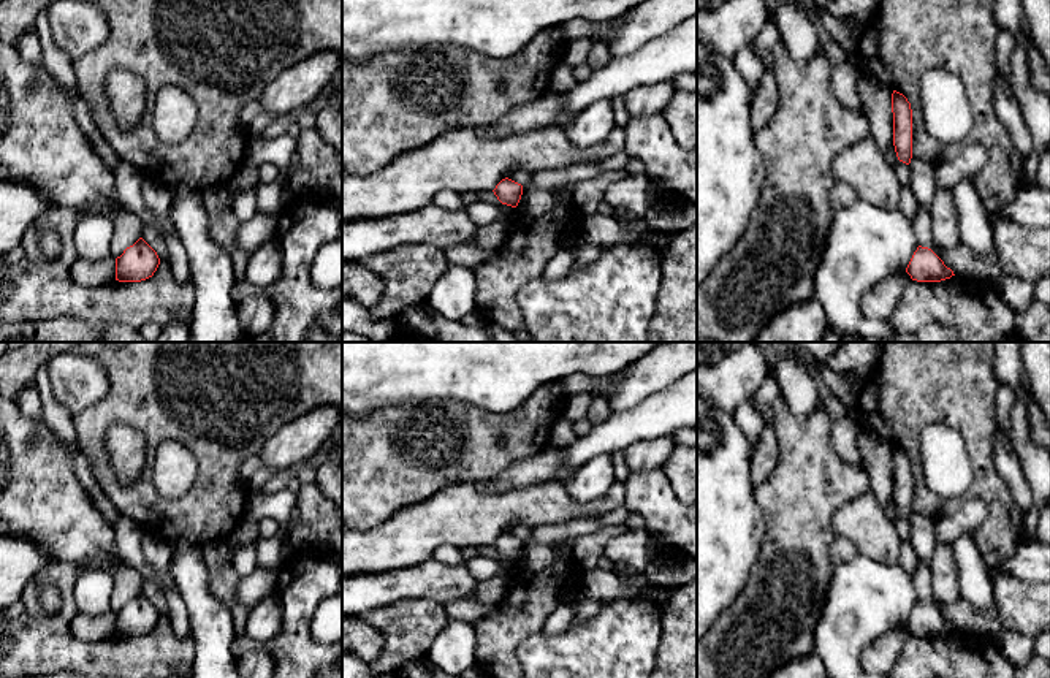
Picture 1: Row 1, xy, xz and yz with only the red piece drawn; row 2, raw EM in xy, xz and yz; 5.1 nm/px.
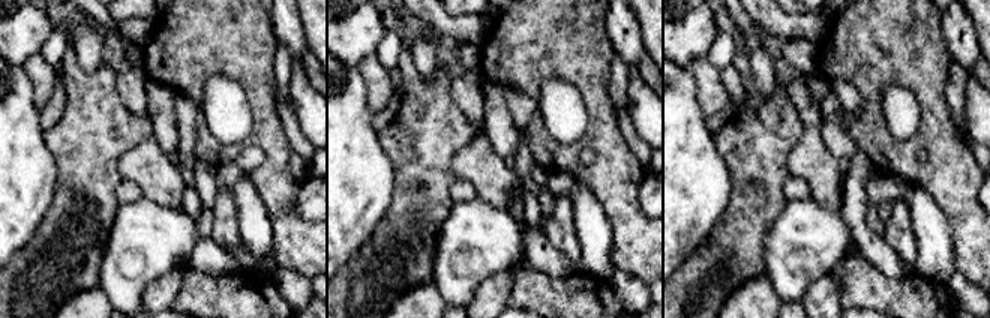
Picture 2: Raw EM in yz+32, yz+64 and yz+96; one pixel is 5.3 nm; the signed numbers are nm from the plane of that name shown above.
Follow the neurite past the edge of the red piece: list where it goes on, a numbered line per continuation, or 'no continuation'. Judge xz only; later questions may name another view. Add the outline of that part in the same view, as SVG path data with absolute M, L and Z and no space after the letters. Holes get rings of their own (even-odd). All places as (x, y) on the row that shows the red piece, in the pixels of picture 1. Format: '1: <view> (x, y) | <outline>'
no continuation

